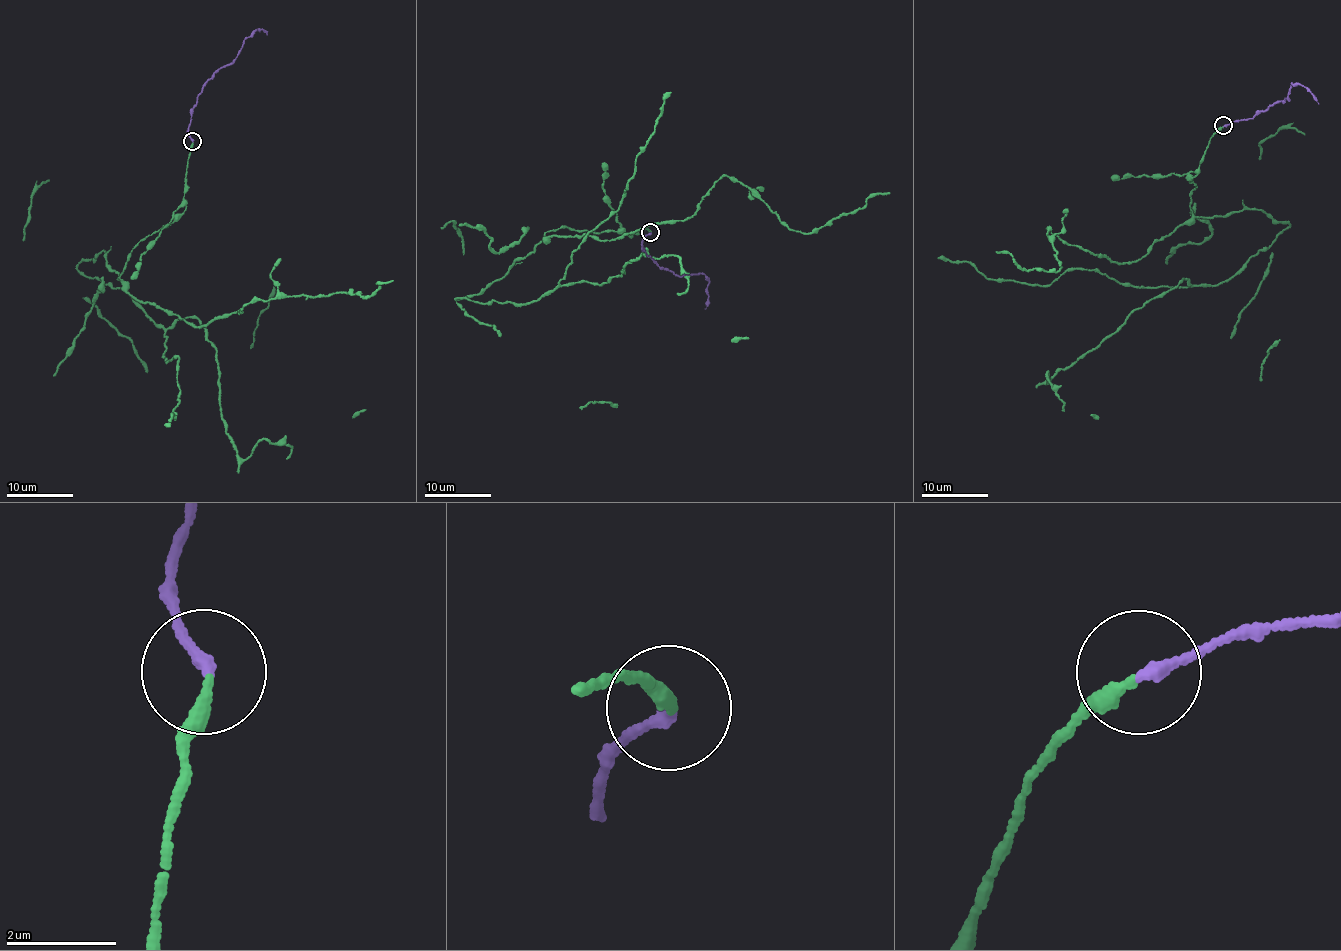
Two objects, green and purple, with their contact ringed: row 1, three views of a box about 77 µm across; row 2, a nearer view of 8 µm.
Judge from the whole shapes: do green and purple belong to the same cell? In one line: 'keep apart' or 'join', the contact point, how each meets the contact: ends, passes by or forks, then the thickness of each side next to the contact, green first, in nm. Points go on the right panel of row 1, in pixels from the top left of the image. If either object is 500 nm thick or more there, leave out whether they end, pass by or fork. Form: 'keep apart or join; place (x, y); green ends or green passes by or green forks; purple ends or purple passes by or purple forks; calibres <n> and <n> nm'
join; place (1223, 125); green ends; purple ends; calibres 220 and 200 nm

